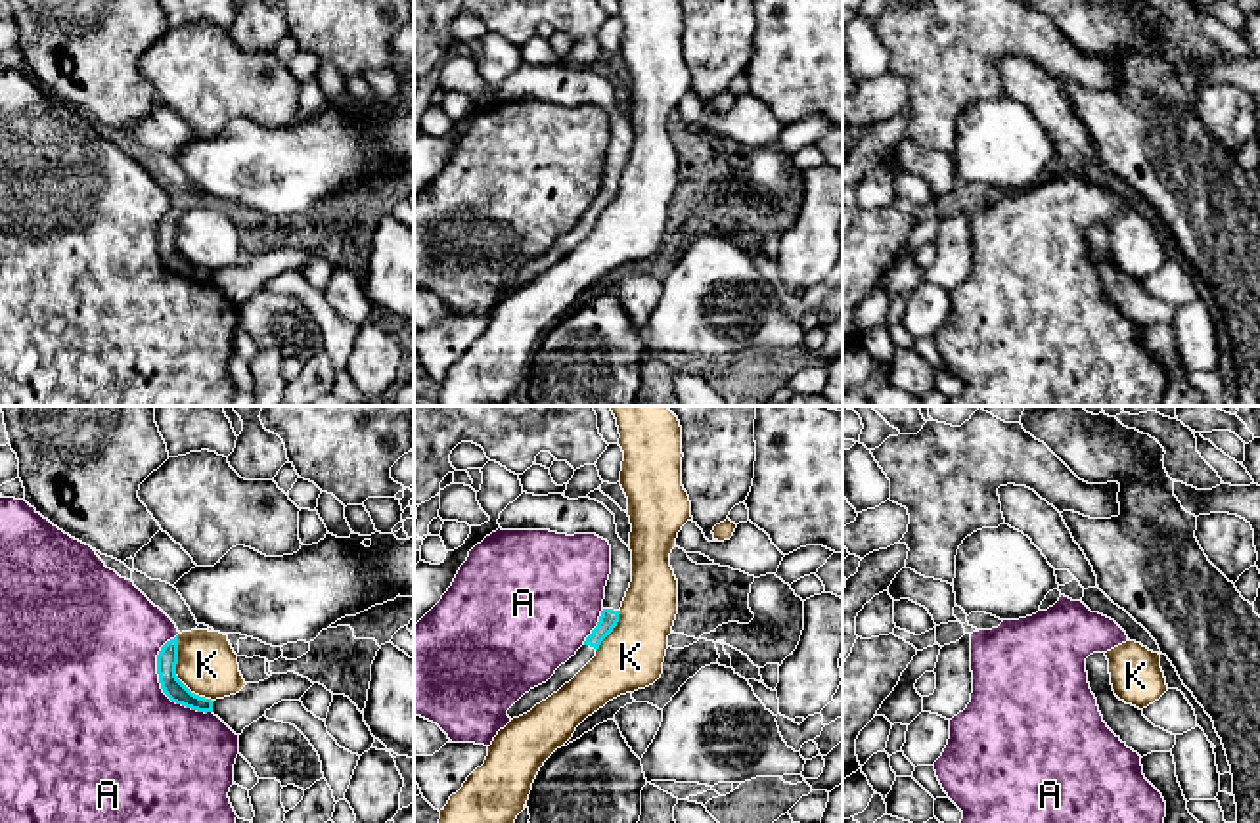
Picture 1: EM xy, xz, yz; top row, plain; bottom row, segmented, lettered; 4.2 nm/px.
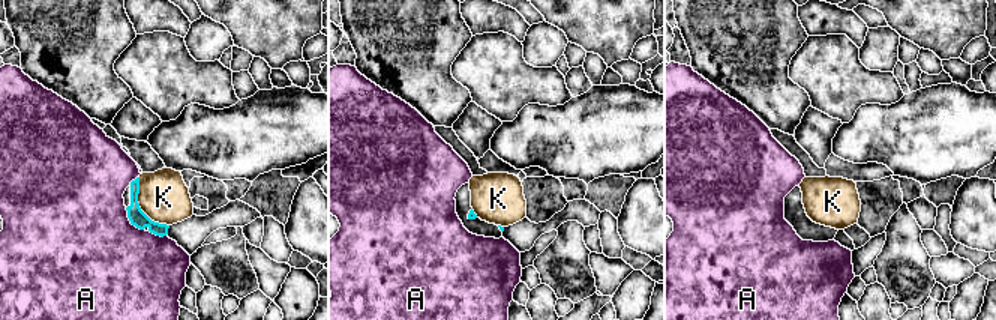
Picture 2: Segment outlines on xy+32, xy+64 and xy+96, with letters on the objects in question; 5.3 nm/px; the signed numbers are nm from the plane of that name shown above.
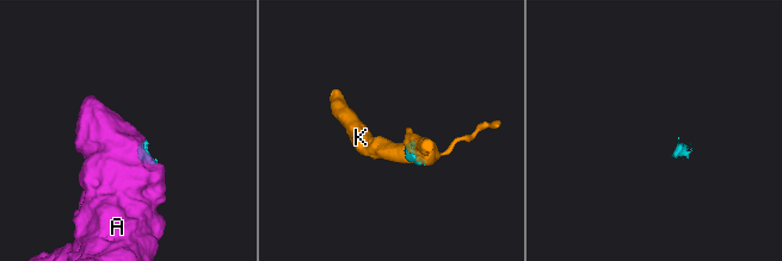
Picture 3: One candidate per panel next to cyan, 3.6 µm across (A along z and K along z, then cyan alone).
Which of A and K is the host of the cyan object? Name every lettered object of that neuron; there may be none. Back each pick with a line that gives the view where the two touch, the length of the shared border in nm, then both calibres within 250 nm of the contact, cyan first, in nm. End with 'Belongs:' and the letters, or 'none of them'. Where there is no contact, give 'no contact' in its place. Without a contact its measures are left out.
Belongs: none of them

